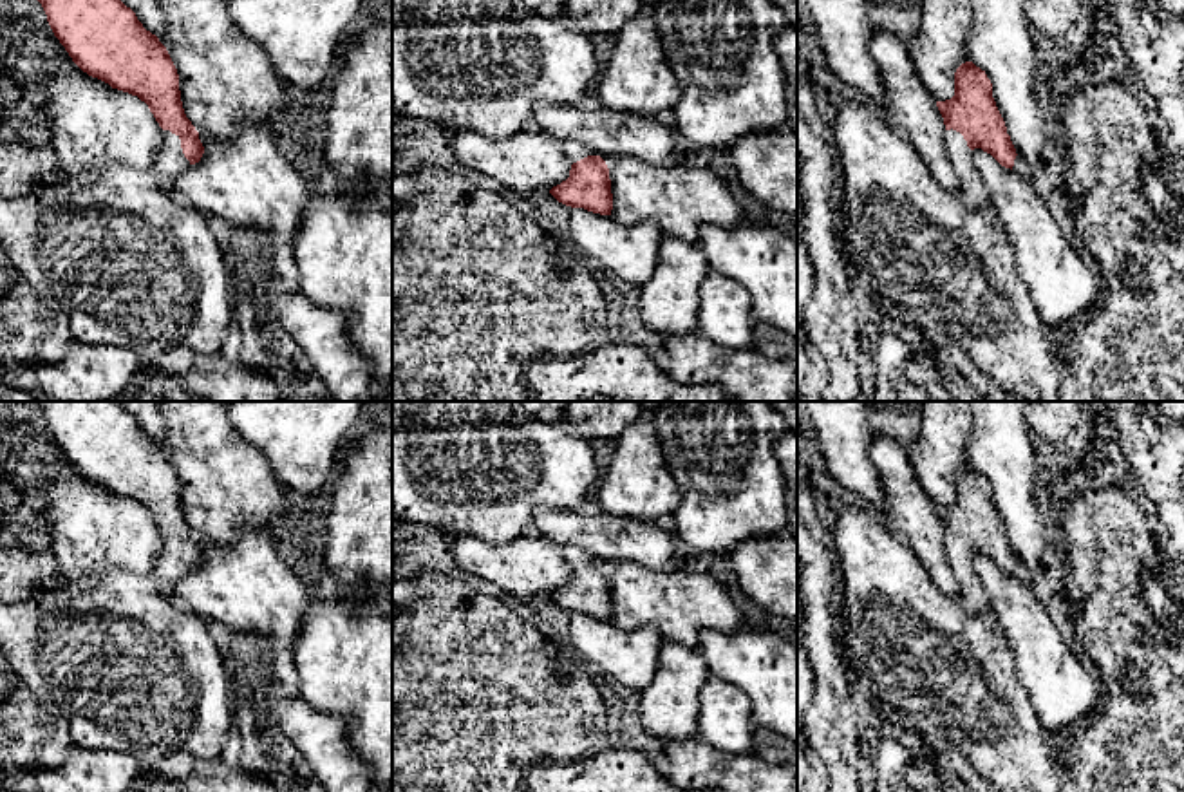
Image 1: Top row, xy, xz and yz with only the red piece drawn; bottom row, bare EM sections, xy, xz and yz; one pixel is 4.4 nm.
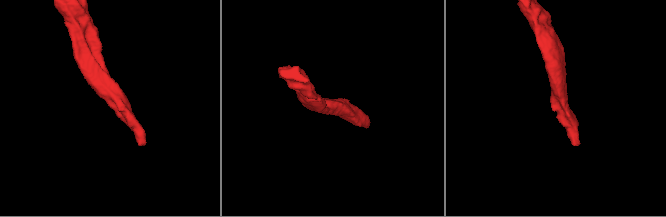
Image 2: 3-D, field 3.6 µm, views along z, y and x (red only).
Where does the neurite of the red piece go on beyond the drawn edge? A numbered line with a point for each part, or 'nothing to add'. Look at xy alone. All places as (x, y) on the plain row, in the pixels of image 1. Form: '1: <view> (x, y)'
1: xy (170, 566)

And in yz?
1: yz (973, 597)

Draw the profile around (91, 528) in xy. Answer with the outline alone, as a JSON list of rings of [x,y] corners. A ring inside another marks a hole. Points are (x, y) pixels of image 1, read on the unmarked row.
[[[72,463],[42,479],[33,495],[63,579],[96,577],[107,568],[155,570],[163,533],[137,501],[89,481]]]

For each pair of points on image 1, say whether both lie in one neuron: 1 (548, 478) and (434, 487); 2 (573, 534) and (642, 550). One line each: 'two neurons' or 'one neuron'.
1: one neuron
2: one neuron

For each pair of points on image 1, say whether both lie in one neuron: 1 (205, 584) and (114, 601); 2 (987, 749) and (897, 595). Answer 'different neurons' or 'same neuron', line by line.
1: different neurons
2: same neuron

